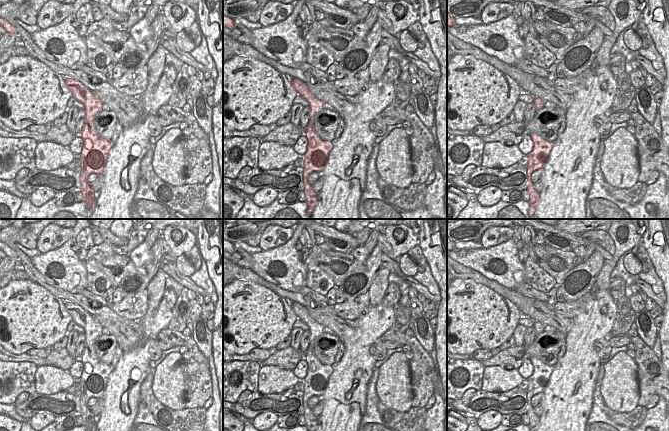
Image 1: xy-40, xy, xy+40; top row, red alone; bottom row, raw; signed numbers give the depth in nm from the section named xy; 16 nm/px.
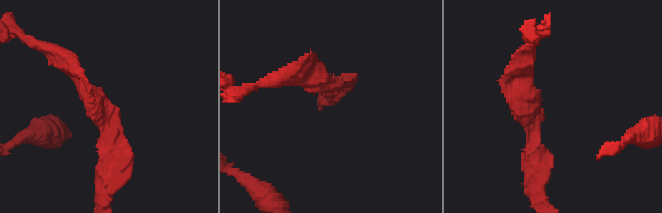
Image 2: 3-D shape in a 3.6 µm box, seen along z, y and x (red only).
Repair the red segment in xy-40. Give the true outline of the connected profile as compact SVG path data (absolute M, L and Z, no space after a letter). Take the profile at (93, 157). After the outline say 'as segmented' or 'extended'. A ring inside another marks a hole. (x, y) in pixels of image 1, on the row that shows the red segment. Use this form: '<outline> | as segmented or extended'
M64 78L64 81L71 91L72 97L81 102L85 109L85 123L79 135L83 139L83 148L80 154L80 183L83 195L82 201L86 203L87 208L92 207L94 210L97 200L95 192L87 182L87 178L92 173L103 174L113 143L111 140L100 137L94 124L96 115L102 111L103 102L80 81L72 78Z | as segmented

